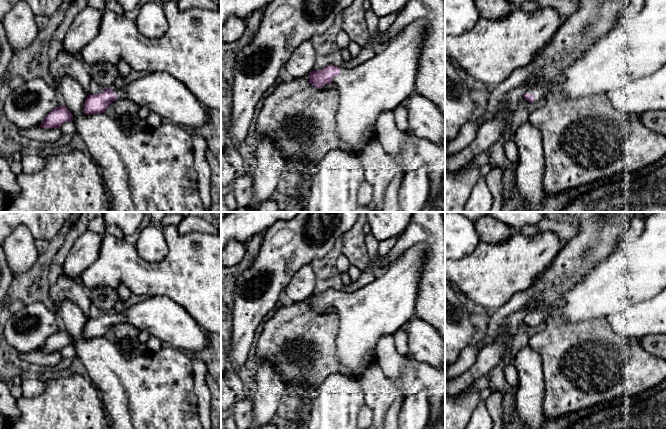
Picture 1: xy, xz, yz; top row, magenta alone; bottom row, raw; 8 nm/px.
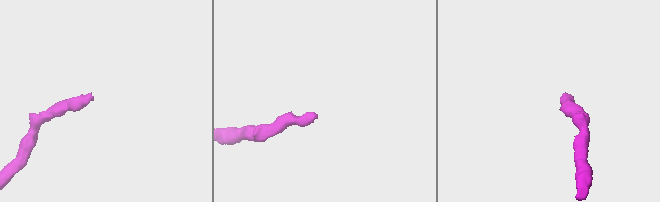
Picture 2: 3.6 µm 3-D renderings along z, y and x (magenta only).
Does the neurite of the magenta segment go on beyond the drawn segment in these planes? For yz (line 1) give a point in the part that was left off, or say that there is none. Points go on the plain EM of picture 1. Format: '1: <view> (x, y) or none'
1: yz (636, 270)

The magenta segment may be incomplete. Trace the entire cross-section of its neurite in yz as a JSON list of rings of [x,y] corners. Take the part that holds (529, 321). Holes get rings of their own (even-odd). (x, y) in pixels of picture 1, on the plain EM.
[[[654,212],[650,215],[645,221],[645,226],[641,234],[638,236],[628,237],[622,239],[618,246],[615,248],[614,252],[603,259],[600,263],[598,263],[592,270],[588,271],[584,276],[581,282],[571,287],[562,297],[563,302],[558,306],[549,306],[549,307],[538,307],[532,310],[527,311],[523,321],[530,327],[542,328],[548,321],[548,319],[552,316],[557,316],[559,319],[562,319],[566,322],[570,323],[578,323],[584,320],[589,320],[597,317],[607,317],[611,314],[616,314],[625,309],[628,305],[635,304],[646,300],[648,298],[652,298],[659,294],[666,287],[666,212]]]

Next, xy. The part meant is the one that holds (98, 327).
[[[163,295],[142,298],[126,311],[89,318],[83,329],[84,336],[87,339],[104,337],[117,323],[129,324],[137,332],[146,331],[166,346],[184,351],[199,352],[209,345],[208,332],[182,306]]]

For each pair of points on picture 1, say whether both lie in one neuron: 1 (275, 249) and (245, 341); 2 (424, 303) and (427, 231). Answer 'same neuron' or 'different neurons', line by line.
1: same neuron
2: same neuron

